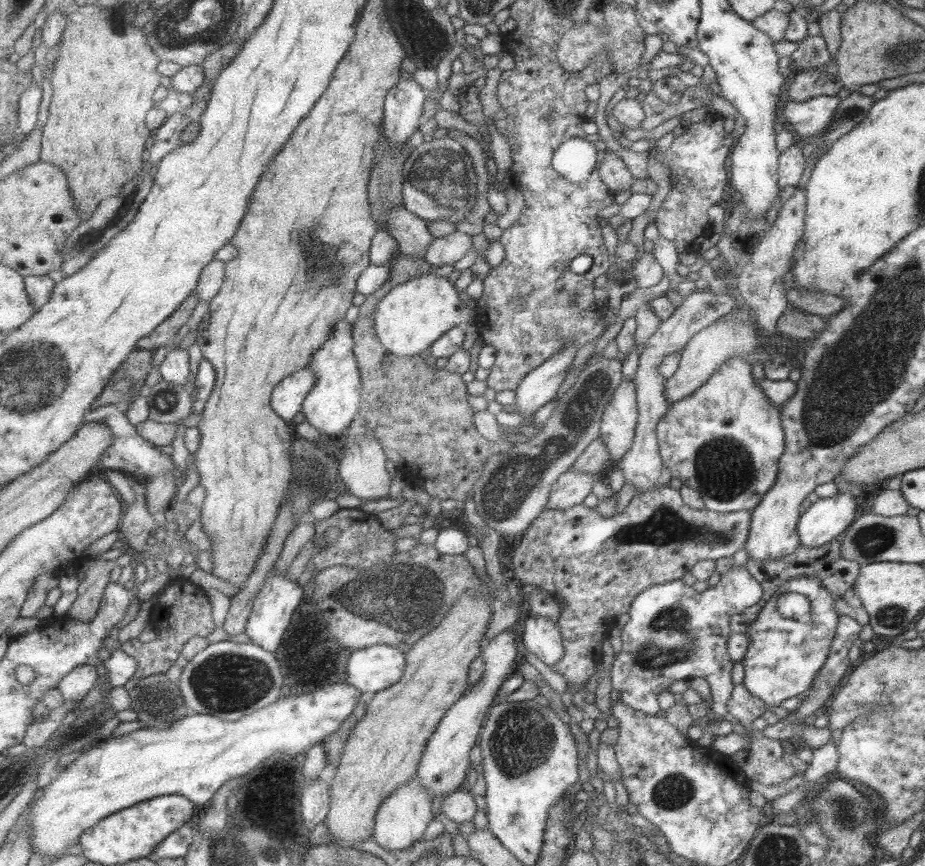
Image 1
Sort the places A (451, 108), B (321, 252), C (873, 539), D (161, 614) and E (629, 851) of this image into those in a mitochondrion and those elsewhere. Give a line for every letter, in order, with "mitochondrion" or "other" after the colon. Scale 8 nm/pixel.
A: other
B: mitochondrion
C: mitochondrion
D: other
E: other

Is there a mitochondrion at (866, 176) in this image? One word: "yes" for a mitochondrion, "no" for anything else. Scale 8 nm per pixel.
no

